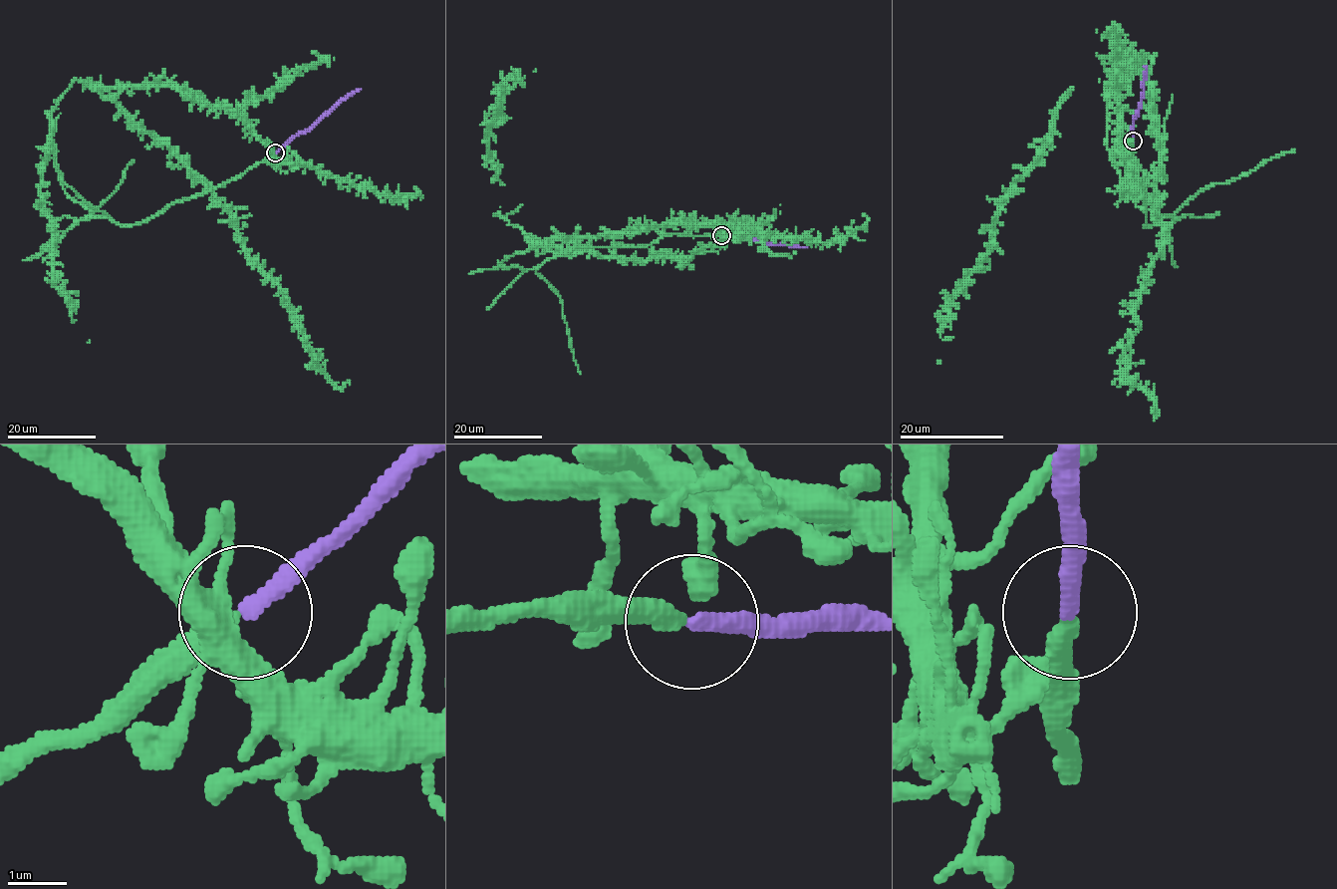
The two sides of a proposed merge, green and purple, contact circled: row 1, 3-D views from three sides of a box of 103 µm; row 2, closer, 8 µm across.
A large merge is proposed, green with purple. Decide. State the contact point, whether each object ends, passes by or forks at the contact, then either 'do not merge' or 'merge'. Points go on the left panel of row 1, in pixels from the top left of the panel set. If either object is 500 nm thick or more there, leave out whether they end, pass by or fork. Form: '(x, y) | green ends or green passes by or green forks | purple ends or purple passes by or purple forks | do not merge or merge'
(275, 152) | green passes by | purple ends | merge

